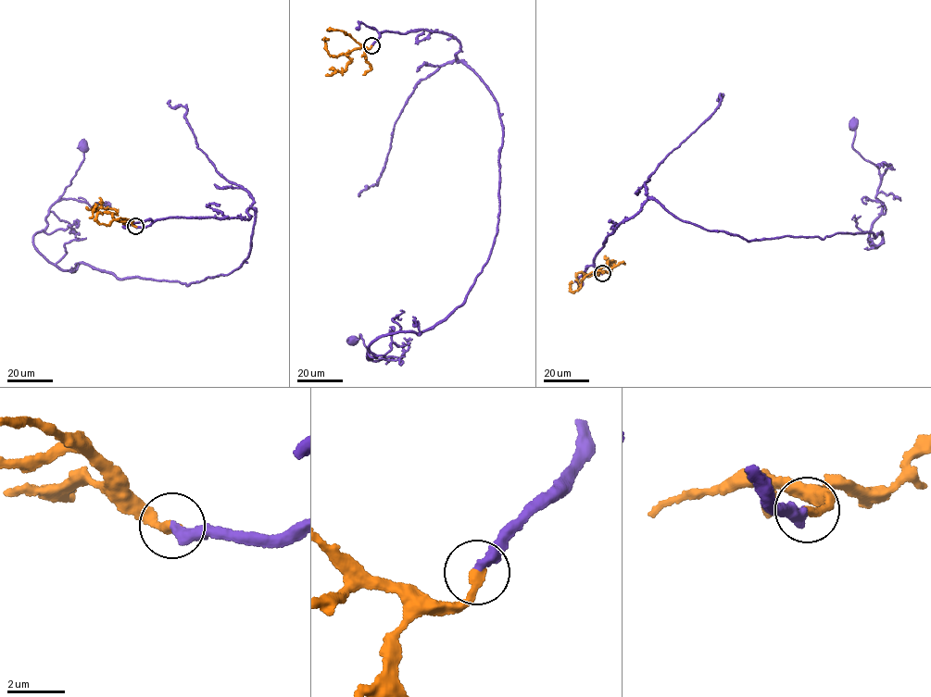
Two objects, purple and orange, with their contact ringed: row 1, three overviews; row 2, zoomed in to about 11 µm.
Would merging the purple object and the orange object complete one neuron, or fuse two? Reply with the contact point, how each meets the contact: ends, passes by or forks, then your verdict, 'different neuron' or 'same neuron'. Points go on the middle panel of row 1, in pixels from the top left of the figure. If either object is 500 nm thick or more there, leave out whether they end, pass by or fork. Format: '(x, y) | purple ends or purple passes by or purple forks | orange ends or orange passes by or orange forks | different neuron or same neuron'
(371, 45) | purple ends | orange ends | same neuron

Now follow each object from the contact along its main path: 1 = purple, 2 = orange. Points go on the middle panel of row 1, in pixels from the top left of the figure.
1: (371, 45), (459, 40), (498, 105), (499, 213), (465, 301), (383, 335), (374, 358), (352, 341)
2: (371, 45), (355, 48), (337, 56), (330, 55), (326, 39)

